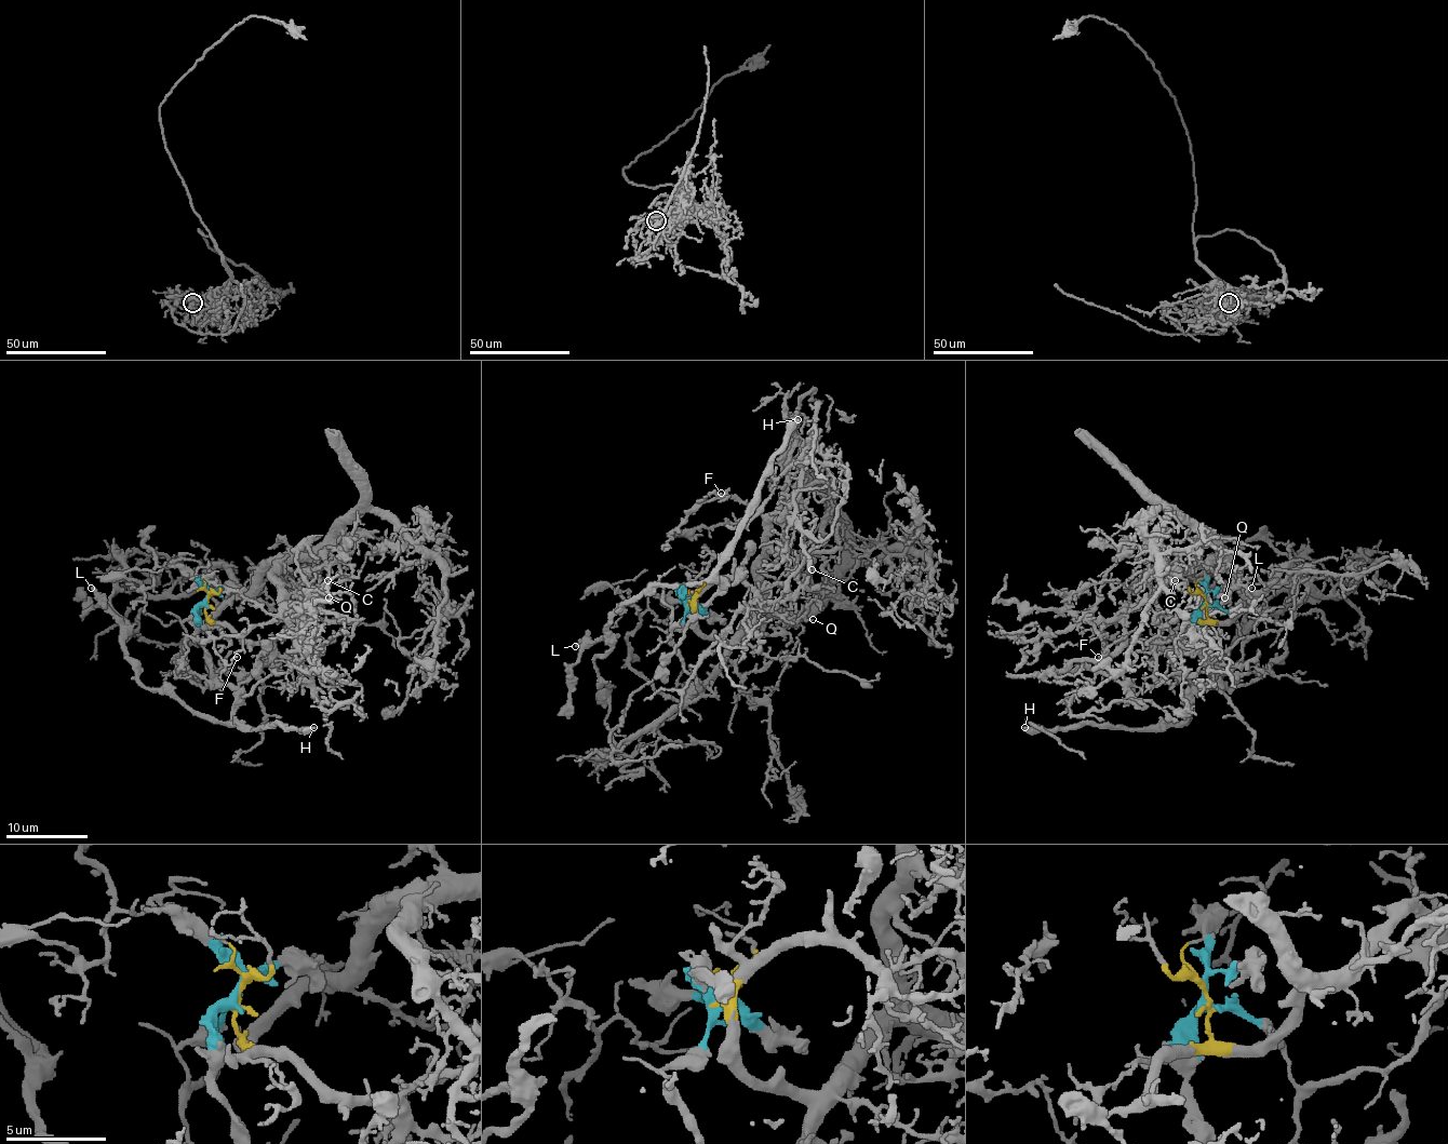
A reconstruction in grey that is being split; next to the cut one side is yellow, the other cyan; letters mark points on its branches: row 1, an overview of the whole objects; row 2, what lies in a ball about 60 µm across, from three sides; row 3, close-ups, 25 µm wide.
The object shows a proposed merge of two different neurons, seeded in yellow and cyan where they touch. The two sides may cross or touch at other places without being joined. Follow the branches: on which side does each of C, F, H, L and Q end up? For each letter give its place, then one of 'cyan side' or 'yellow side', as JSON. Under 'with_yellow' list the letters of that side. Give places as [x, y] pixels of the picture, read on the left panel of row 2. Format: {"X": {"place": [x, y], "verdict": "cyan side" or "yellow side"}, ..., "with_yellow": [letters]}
{"C": {"place": [327, 580], "verdict": "yellow side"}, "F": {"place": [237, 657], "verdict": "yellow side"}, "H": {"place": [313, 727], "verdict": "cyan side"}, "L": {"place": [91, 588], "verdict": "cyan side"}, "Q": {"place": [329, 597], "verdict": "yellow side"}, "with_yellow": ["C", "F", "Q"]}

